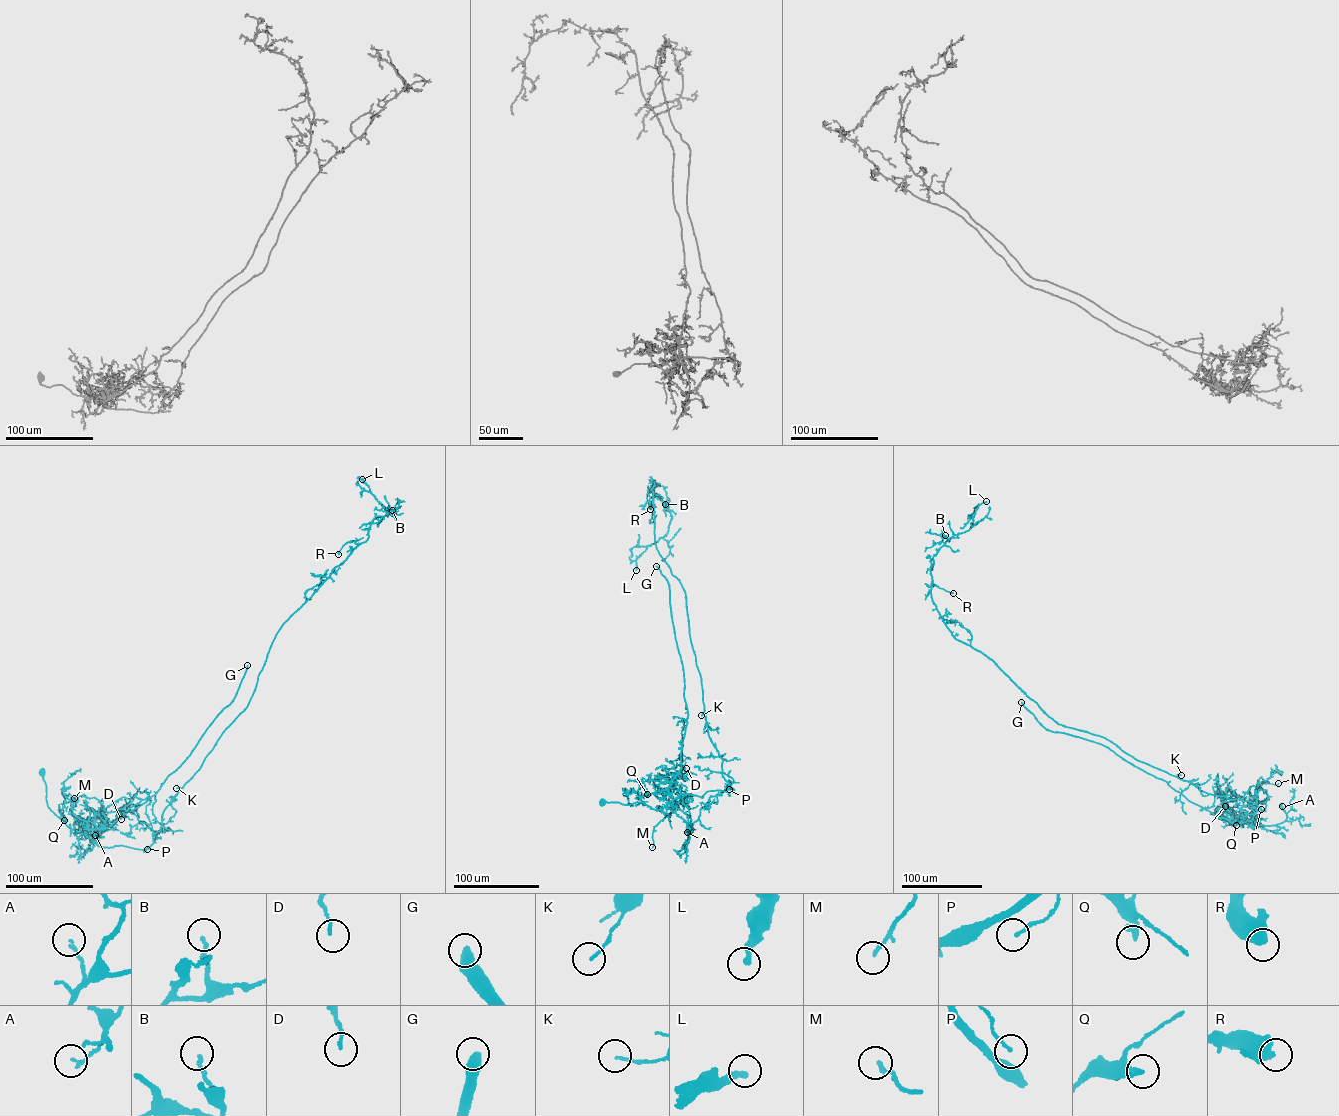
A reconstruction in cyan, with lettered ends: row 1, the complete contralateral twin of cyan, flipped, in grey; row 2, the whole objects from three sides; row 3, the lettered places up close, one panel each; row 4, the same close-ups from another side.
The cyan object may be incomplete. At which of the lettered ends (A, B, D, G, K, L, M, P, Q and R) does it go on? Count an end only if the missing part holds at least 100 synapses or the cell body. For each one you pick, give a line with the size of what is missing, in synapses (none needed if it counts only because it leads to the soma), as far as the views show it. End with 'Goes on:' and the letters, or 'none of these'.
G: 1500 syn
Goes on: G

